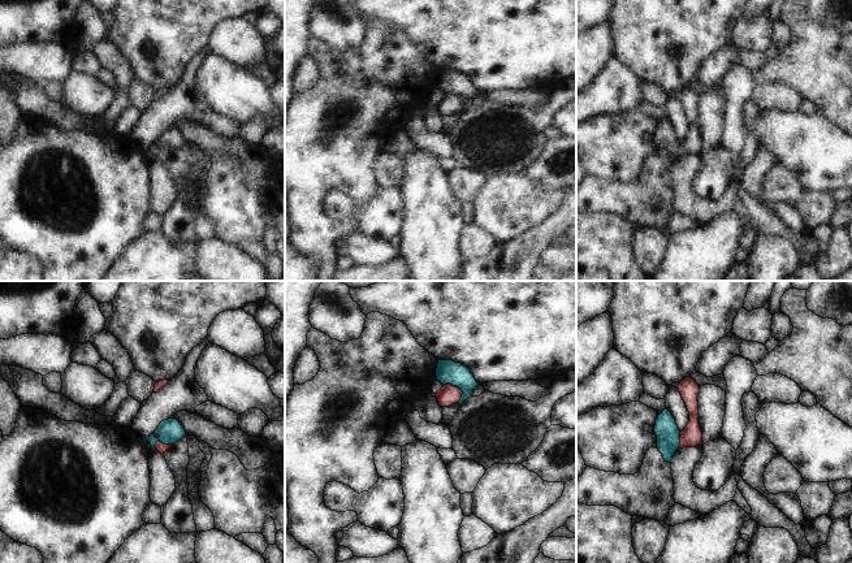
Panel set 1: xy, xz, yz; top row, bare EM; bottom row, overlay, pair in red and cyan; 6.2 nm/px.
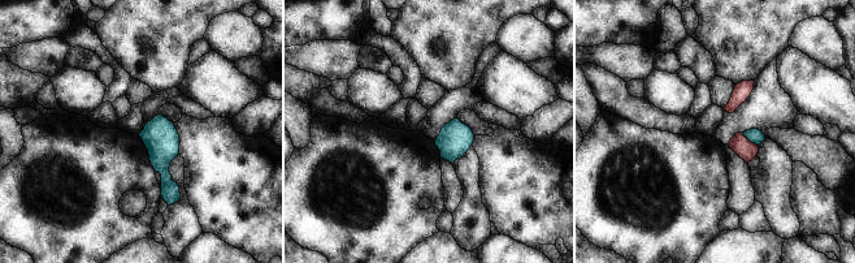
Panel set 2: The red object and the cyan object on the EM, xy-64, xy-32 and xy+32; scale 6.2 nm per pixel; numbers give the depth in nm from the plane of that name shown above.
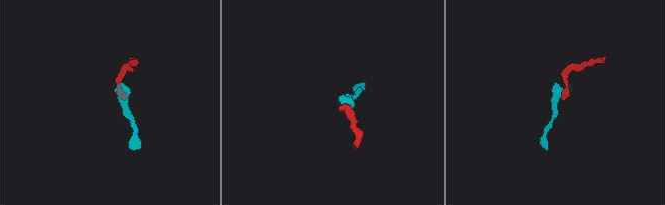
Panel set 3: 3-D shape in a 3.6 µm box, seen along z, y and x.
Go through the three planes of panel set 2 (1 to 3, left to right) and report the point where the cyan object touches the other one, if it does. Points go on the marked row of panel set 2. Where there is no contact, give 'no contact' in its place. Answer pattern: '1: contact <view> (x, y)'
1: no contact
2: no contact
3: contact xy+32 (749, 141)

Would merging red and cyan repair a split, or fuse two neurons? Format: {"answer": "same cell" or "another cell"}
{"answer": "another cell"}

